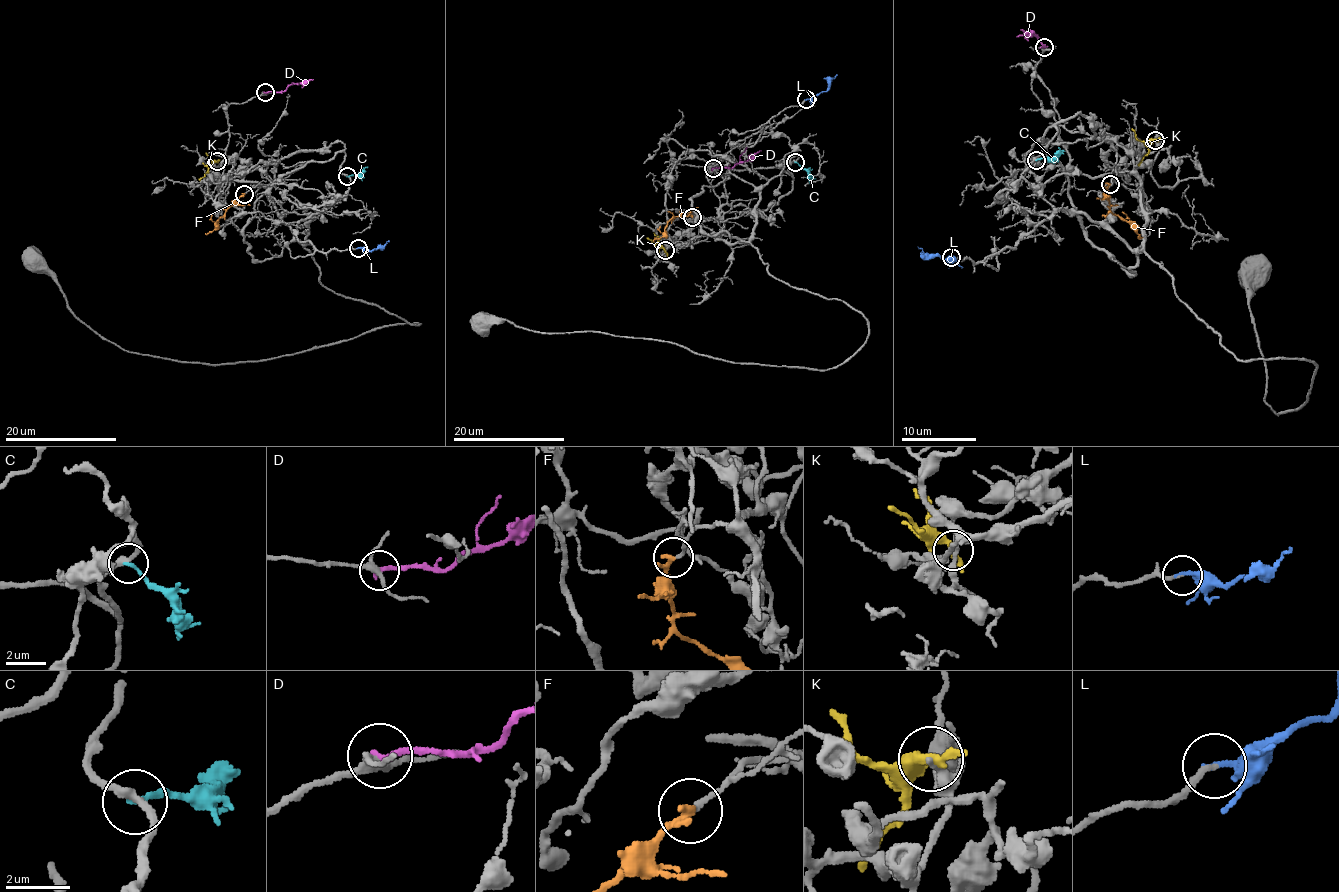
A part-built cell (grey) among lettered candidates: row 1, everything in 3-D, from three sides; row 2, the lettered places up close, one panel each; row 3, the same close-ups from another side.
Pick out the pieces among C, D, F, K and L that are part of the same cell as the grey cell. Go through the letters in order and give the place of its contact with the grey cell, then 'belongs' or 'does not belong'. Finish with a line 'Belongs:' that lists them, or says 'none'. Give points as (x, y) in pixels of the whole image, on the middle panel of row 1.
C: (795, 162) | does not belong
D: (713, 168) | does not belong
F: (692, 217) | belongs
K: (665, 250) | does not belong
L: (806, 99) | belongs
Belongs: F, L

